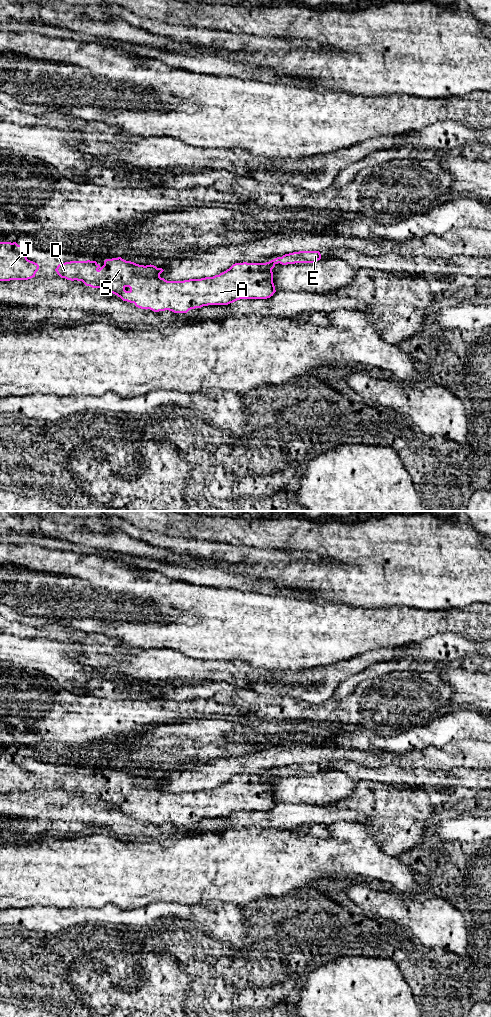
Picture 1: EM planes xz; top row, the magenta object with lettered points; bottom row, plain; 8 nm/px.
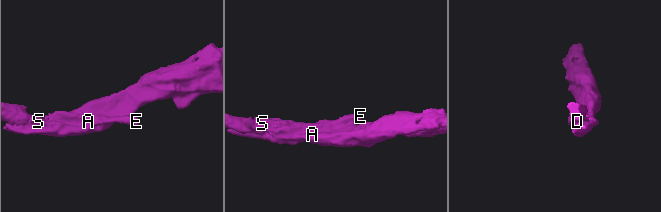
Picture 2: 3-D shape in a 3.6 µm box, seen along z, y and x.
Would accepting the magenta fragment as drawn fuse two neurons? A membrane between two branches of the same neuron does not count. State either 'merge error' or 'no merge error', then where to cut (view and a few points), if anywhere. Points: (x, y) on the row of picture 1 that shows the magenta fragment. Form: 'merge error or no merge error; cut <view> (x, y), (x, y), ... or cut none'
no merge error; cut none

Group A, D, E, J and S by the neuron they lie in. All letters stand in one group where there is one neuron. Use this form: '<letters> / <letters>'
A D E J S

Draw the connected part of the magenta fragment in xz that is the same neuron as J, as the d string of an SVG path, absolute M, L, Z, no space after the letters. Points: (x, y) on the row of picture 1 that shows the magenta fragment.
M0 242L0 281L28 280L38 269L37 263L27 259L22 245Z

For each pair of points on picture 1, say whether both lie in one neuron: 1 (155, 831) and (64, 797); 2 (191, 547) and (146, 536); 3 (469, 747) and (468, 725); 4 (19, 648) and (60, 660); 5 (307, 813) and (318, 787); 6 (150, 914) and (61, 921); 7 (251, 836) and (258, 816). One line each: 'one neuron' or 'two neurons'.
1: one neuron
2: one neuron
3: two neurons
4: one neuron
5: two neurons
6: one neuron
7: two neurons

